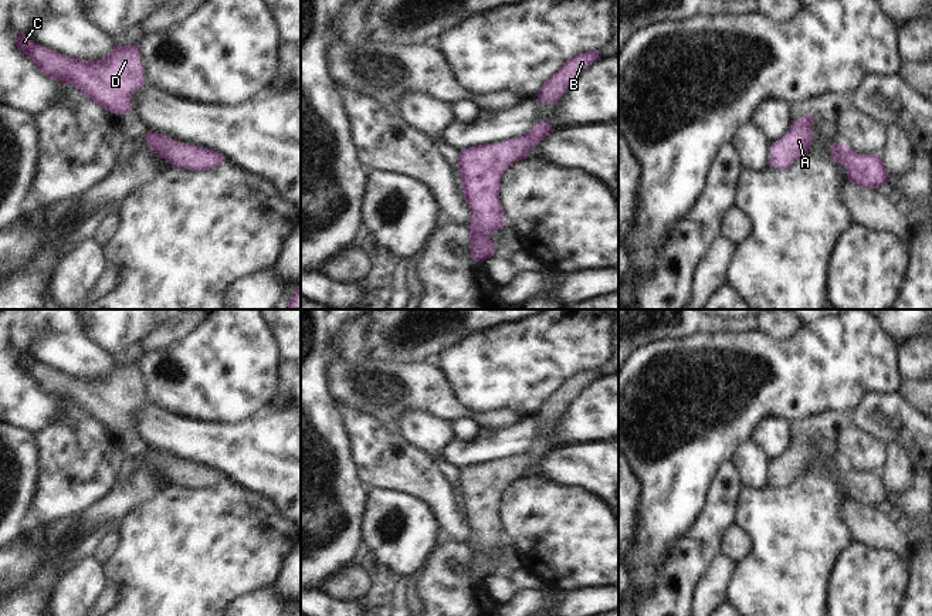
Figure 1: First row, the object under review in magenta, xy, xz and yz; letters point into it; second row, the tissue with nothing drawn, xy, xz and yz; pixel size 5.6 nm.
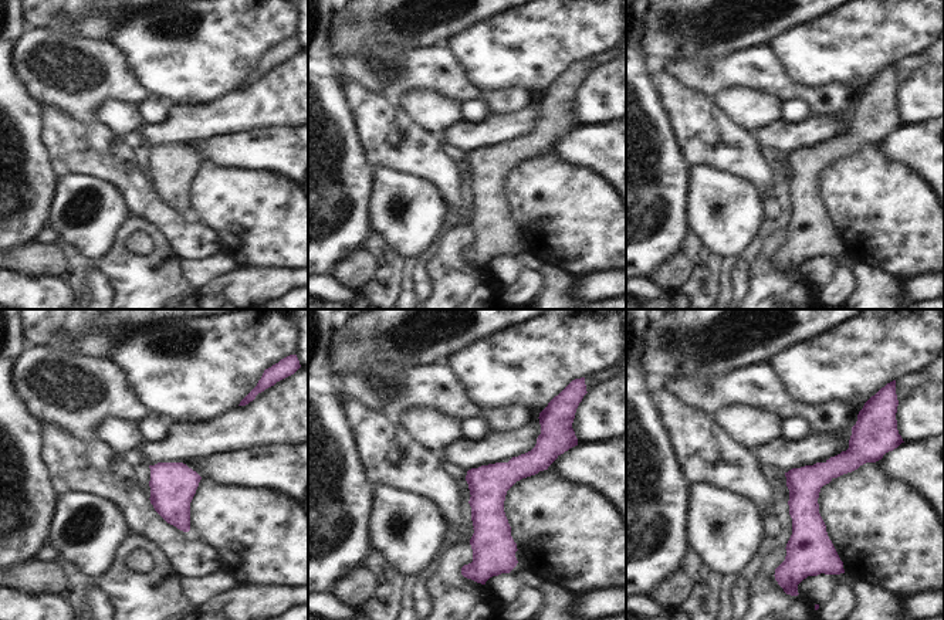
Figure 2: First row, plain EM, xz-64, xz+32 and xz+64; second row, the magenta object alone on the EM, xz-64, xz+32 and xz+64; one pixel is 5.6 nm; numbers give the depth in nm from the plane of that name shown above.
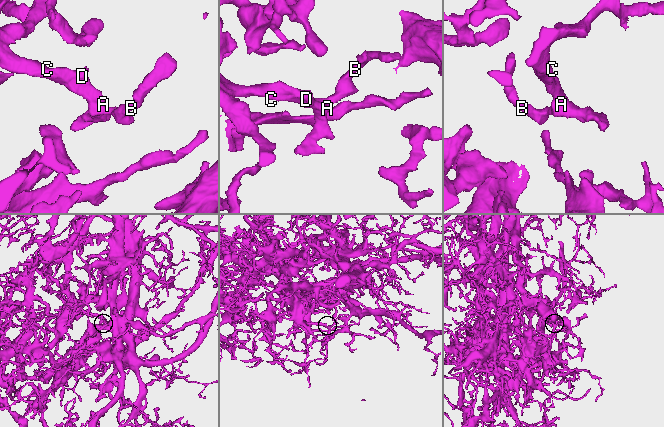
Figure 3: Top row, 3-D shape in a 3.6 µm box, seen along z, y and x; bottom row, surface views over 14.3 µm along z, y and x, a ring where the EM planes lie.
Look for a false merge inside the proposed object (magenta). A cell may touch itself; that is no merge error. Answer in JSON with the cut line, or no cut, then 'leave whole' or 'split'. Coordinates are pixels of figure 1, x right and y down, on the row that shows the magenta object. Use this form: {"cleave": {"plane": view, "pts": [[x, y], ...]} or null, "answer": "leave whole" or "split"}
{"cleave": null, "answer": "leave whole"}

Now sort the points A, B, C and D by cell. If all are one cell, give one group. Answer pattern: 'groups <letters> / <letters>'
groups A B C D

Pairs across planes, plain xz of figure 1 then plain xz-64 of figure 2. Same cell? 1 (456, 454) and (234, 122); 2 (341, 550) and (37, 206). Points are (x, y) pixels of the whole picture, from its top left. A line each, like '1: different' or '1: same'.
1: same
2: same

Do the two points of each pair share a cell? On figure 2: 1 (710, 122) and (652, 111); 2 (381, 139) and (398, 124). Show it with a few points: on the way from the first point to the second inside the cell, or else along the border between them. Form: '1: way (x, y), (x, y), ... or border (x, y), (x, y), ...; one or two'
1: border (653, 84), (677, 142); two
2: way (385, 135), (393, 128); one

